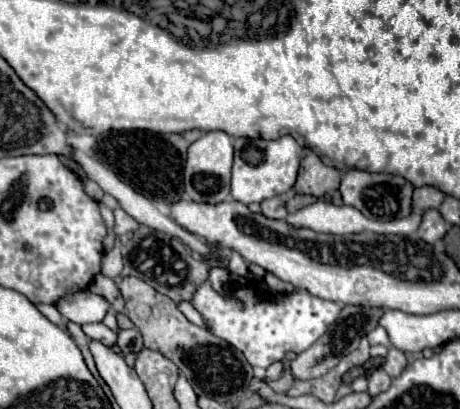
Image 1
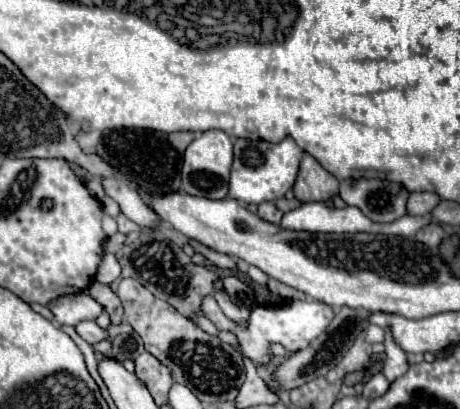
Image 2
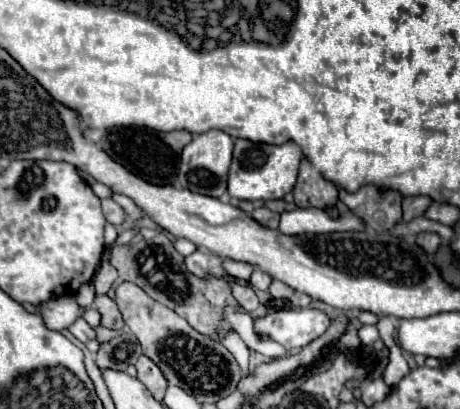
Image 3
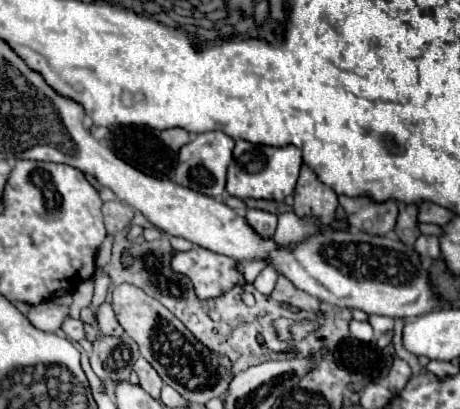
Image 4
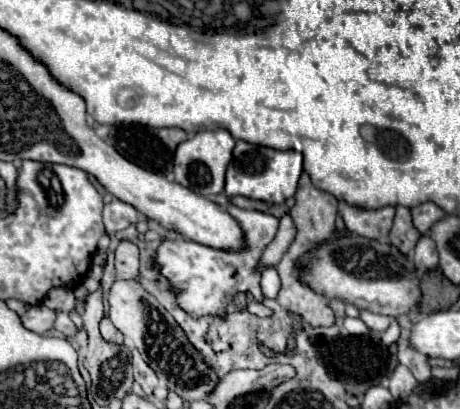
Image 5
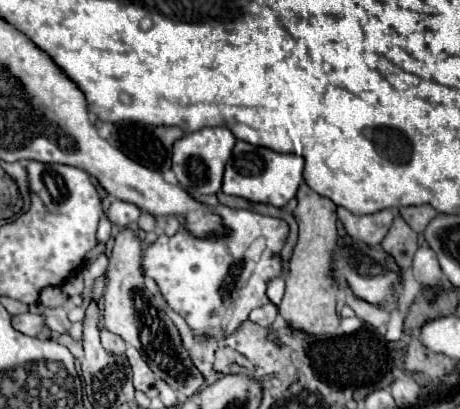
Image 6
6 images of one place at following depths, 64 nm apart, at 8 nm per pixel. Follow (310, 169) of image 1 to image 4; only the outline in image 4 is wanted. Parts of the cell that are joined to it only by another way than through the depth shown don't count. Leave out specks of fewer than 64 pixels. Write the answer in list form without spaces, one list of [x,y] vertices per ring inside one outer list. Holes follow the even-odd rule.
[[[302,166],[298,186],[294,192],[294,214],[300,218],[316,218],[318,224],[326,226],[334,222],[338,196],[334,190],[318,182],[308,166]]]

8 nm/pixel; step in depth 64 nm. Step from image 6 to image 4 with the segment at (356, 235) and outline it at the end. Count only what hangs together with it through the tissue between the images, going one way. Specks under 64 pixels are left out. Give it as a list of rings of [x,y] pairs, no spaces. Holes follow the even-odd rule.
[[[340,196],[340,206],[346,210],[346,218],[352,228],[358,228],[360,232],[368,232],[374,236],[386,236],[394,228],[398,216],[398,204],[394,200],[376,204],[364,196]]]

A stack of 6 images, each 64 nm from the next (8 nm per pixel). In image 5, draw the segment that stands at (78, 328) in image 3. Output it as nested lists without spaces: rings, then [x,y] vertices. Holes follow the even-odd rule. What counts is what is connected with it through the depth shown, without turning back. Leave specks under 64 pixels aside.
[[[56,316],[54,320],[54,330],[62,336],[74,336],[76,334],[76,326],[70,320],[70,316]]]

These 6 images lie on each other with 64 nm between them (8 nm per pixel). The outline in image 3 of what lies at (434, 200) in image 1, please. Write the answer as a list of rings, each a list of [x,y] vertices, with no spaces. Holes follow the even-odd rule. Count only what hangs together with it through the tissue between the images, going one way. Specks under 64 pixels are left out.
[[[410,196],[402,200],[402,222],[410,222],[412,218],[418,218],[424,214],[432,200],[428,196]]]

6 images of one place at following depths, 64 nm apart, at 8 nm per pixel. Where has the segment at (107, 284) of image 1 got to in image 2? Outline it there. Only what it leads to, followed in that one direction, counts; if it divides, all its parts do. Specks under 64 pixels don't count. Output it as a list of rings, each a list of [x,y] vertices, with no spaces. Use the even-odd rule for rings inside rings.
[[[92,282],[92,286],[90,286],[90,296],[108,312],[112,324],[122,324],[122,322],[124,322],[122,304],[120,304],[118,296],[116,296],[108,286],[102,286],[102,284],[98,284],[98,282]]]

